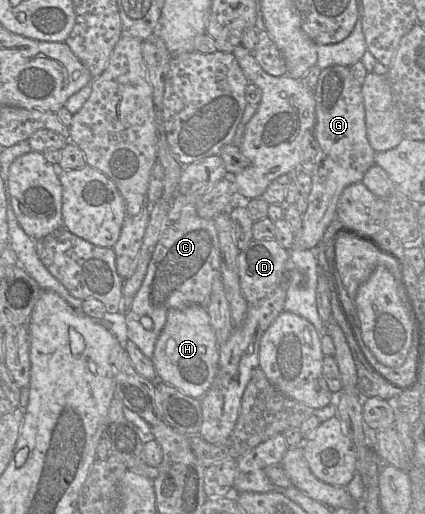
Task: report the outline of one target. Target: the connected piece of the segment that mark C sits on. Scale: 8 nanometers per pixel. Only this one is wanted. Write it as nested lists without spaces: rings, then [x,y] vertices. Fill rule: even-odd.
[[[182,194],[173,197],[165,227],[152,254],[144,281],[125,314],[128,340],[135,343],[150,359],[165,326],[168,312],[171,309],[183,309],[192,305],[207,308],[213,282],[216,278],[221,278],[217,229],[213,219],[204,219],[198,215],[197,201]],[[144,316],[152,319],[151,330],[142,325],[141,319]]]

